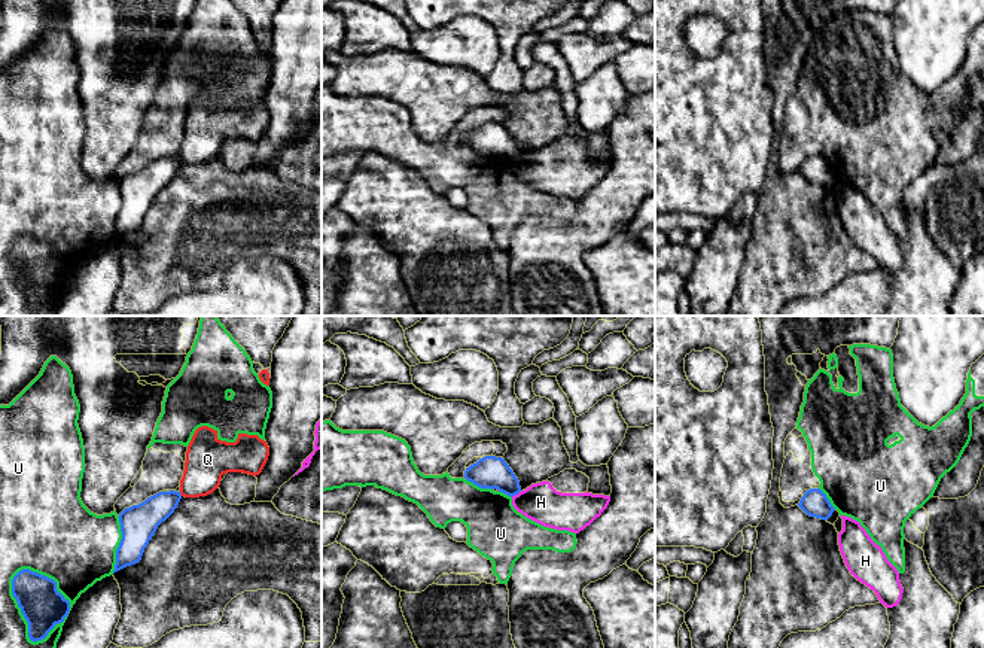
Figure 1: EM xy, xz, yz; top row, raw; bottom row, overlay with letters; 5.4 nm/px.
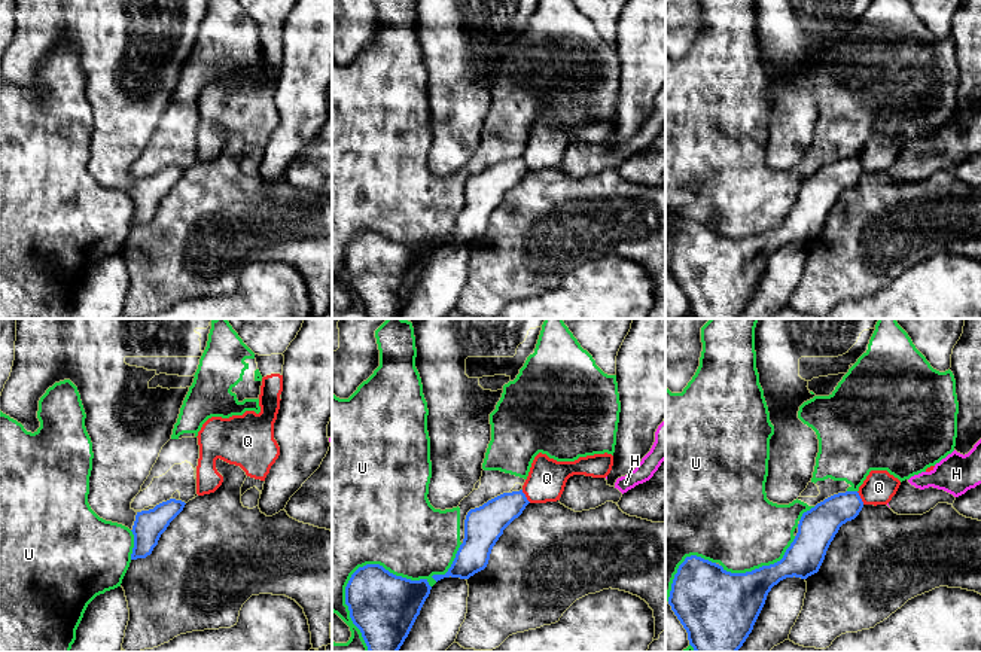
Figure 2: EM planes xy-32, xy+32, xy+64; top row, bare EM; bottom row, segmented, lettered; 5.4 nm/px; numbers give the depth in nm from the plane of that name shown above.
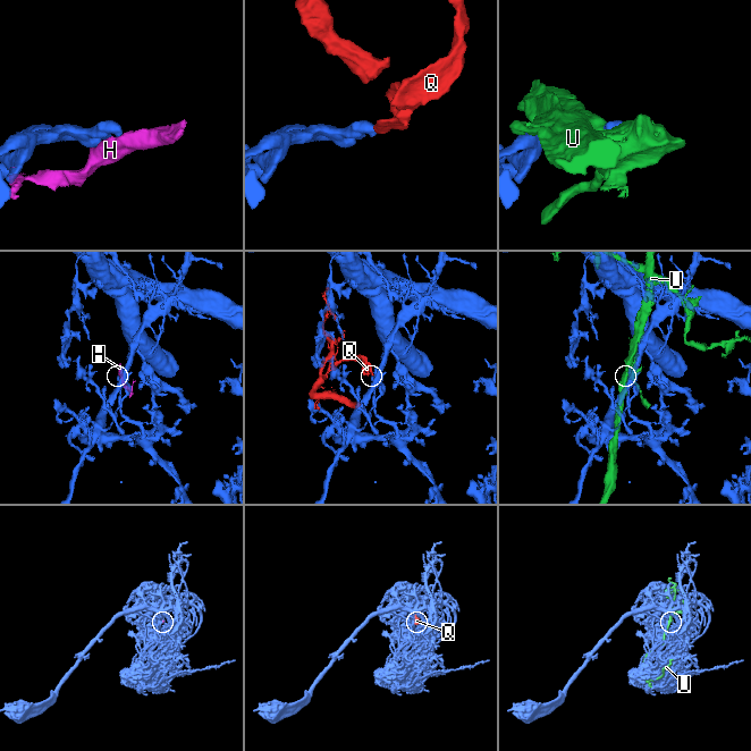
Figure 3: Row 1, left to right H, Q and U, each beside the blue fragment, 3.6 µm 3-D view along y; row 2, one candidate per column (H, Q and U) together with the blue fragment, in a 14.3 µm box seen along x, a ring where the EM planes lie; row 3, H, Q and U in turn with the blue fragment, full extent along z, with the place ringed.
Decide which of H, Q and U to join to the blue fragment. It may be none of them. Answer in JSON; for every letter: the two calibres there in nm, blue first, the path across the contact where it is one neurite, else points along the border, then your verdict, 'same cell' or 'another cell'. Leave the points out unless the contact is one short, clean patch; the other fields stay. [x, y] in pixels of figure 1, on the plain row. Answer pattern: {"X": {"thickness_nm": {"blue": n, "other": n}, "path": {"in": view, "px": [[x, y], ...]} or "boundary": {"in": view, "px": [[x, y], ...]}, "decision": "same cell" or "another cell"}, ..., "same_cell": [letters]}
{"H": {"thickness_nm": {"blue": 180, "other": 220}, "decision": "another cell"}, "Q": {"thickness_nm": {"blue": 180, "other": 240}, "boundary": {"in": "xy", "px": [[179, 158], [182, 161]]}, "decision": "another cell"}, "U": {"thickness_nm": {"blue": 220, "other": 180}, "decision": "another cell"}, "same_cell": []}

